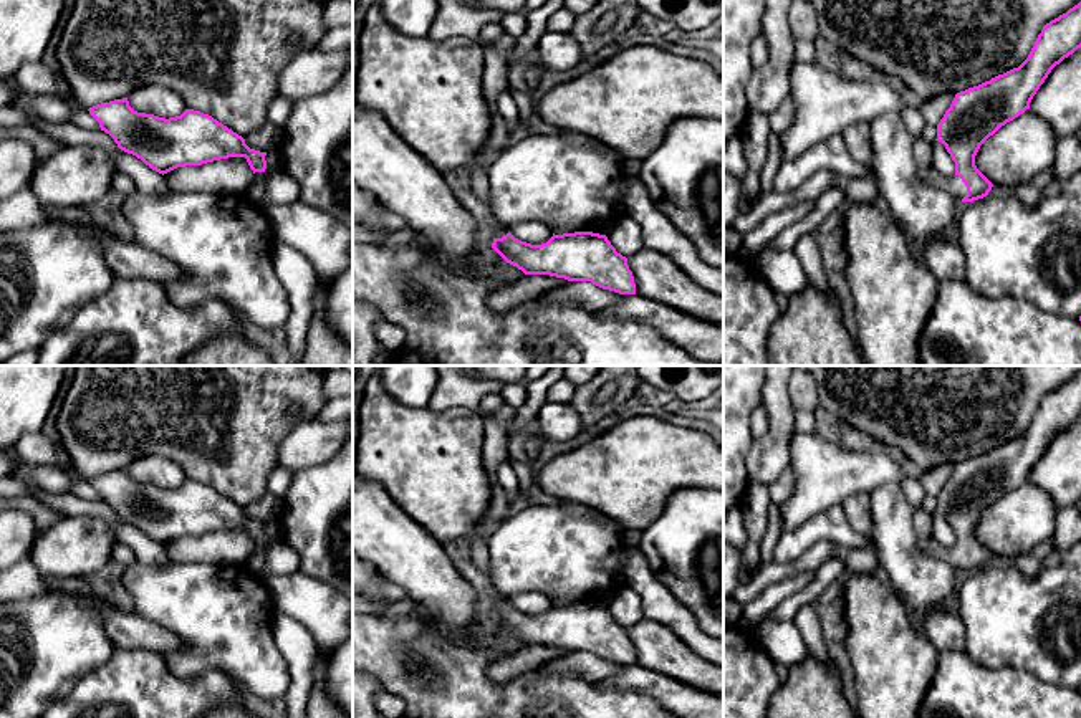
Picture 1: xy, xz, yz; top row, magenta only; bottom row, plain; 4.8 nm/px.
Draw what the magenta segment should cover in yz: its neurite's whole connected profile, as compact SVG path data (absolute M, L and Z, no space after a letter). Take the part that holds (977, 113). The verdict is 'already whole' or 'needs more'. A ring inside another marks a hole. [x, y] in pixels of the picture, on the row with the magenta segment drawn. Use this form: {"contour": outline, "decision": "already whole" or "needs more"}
{"contour": "M1081 2L1043 26L1028 58L1018 68L955 94L950 108L937 124L935 139L945 146L955 162L955 175L945 179L934 169L920 169L919 175L927 184L947 190L962 202L973 202L987 197L993 184L975 165L975 156L980 146L1002 126L1030 109L1033 96L1051 69L1078 48L1081 48Z", "decision": "needs more"}

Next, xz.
{"contour": "M497 222L492 248L525 275L550 275L568 281L591 281L619 294L636 294L627 258L616 251L606 235L574 232L555 235L541 245L515 238Z", "decision": "needs more"}

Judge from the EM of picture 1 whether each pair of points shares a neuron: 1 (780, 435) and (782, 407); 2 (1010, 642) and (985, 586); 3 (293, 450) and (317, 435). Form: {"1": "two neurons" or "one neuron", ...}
{"1": "one neuron", "2": "one neuron", "3": "one neuron"}

